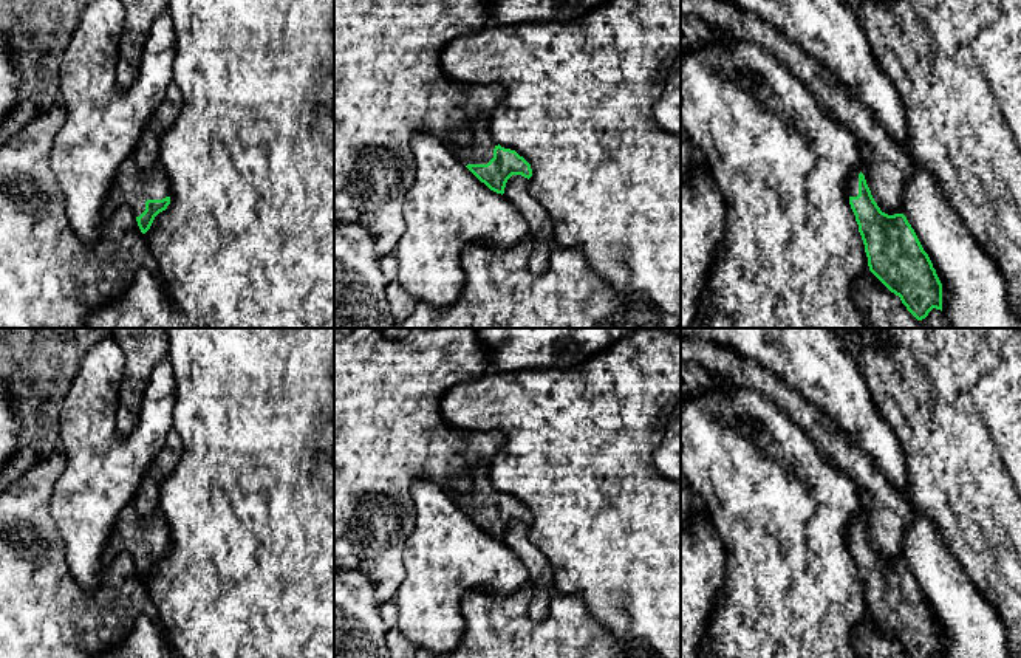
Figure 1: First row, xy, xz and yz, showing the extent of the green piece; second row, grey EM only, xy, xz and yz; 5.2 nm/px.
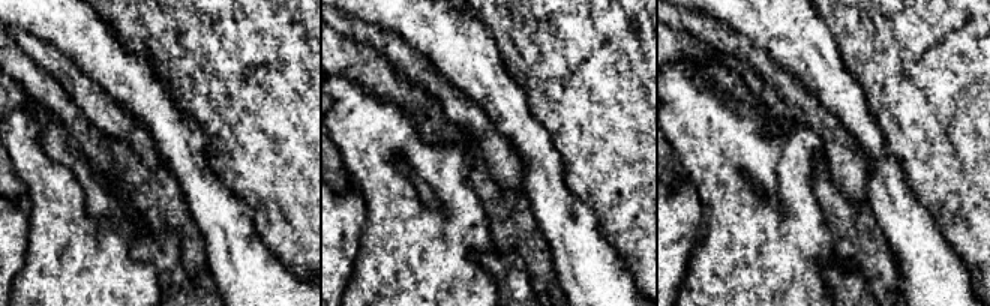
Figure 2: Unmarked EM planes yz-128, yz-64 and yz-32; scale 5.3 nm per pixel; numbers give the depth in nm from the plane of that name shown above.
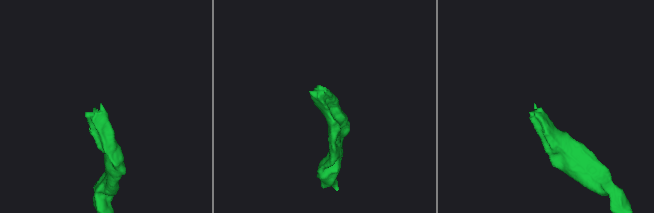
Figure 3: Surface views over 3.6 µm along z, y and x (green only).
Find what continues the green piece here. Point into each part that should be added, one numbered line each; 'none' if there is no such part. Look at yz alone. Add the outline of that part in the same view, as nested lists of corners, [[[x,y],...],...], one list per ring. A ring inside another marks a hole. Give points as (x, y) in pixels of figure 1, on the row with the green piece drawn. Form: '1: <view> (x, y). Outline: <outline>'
1: yz (853, 185). Outline: [[[852,172],[848,181],[848,195],[849,197],[857,197],[859,195],[859,173],[860,172]]]

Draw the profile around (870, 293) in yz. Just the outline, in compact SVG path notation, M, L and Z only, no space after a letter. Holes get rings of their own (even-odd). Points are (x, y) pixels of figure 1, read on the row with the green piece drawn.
M871 271L855 279L852 291L865 328L951 328L944 311L936 308L917 320Z

